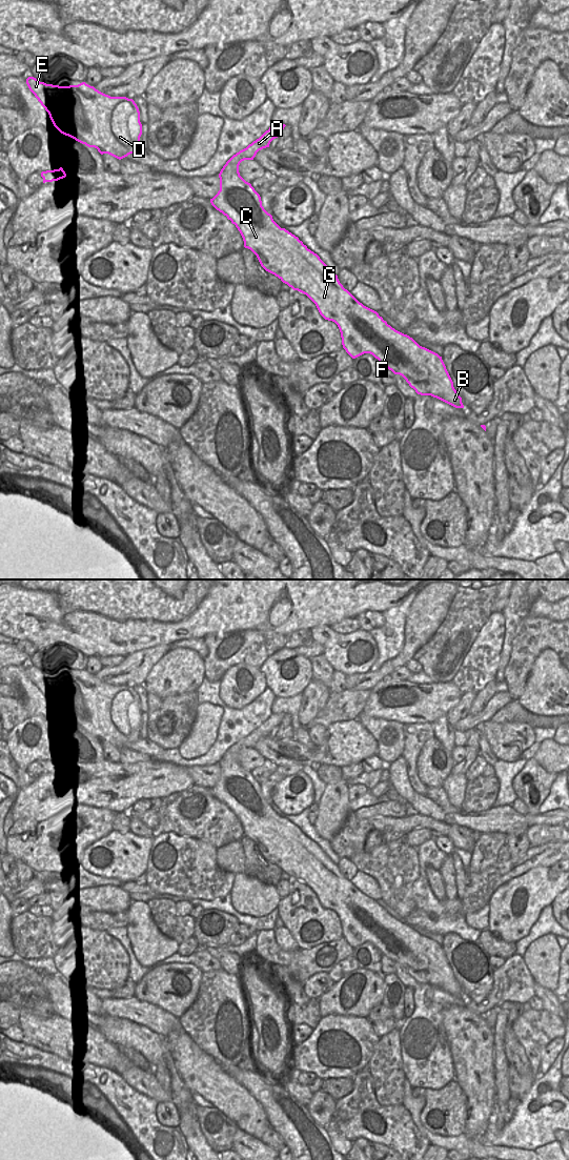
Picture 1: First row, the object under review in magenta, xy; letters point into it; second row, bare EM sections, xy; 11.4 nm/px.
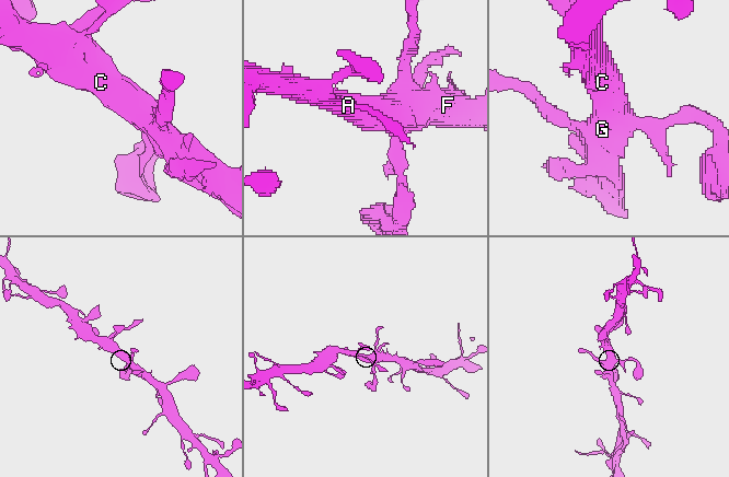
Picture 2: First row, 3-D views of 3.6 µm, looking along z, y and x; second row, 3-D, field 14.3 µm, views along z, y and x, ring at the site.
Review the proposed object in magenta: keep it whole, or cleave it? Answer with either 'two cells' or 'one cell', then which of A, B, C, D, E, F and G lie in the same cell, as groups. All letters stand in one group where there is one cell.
one cell; groups A B C D E F G

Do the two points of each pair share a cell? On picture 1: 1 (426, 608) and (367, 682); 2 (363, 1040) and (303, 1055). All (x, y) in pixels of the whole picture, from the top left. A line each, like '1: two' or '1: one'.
1: one
2: one

